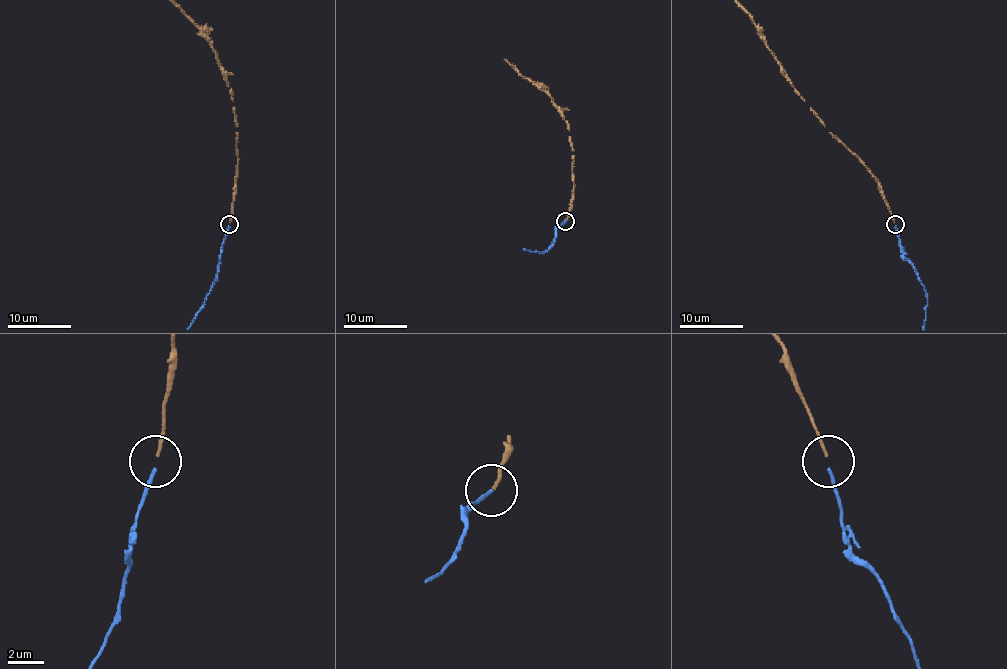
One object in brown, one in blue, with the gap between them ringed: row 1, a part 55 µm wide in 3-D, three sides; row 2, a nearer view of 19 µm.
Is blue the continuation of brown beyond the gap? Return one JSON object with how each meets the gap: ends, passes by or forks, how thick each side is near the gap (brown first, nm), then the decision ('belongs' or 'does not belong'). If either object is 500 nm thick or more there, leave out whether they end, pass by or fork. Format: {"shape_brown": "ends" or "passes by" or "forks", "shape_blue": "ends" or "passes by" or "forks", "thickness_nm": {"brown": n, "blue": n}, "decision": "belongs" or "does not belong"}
{"shape_brown": "ends", "shape_blue": "ends", "thickness_nm": {"brown": 160, "blue": 180}, "decision": "does not belong"}

